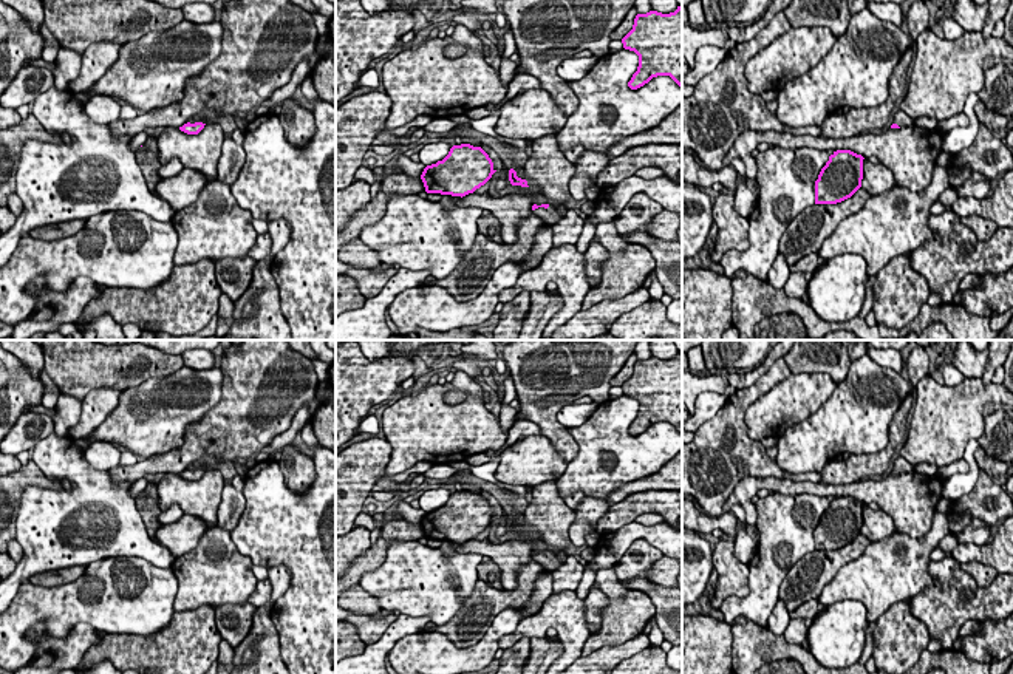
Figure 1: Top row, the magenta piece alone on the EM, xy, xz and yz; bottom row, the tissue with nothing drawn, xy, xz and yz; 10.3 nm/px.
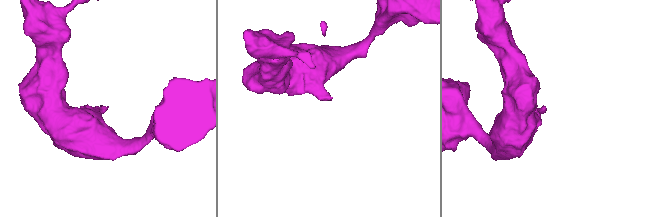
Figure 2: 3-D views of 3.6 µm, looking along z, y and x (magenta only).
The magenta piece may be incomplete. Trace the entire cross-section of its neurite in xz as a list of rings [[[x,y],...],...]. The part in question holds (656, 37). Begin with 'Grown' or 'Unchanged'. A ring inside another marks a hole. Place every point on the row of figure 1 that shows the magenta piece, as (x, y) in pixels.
Unchanged. [[[682,6],[670,14],[637,14],[622,43],[625,49],[639,56],[637,71],[628,82],[631,90],[657,76],[670,76],[682,87]]]

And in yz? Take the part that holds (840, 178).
Unchanged. [[[837,150],[815,181],[815,204],[837,204],[851,198],[863,179],[863,156],[851,150]]]

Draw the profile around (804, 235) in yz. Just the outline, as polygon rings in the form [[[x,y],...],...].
[[[858,189],[851,198],[837,204],[813,204],[798,213],[779,241],[779,254],[789,267],[809,254],[817,254],[824,240],[837,229],[841,220],[857,213],[871,195]]]

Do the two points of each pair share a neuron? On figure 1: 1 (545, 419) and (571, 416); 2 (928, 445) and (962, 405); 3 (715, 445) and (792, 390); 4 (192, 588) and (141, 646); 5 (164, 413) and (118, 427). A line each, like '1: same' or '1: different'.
1: different
2: same
3: different
4: different
5: same

